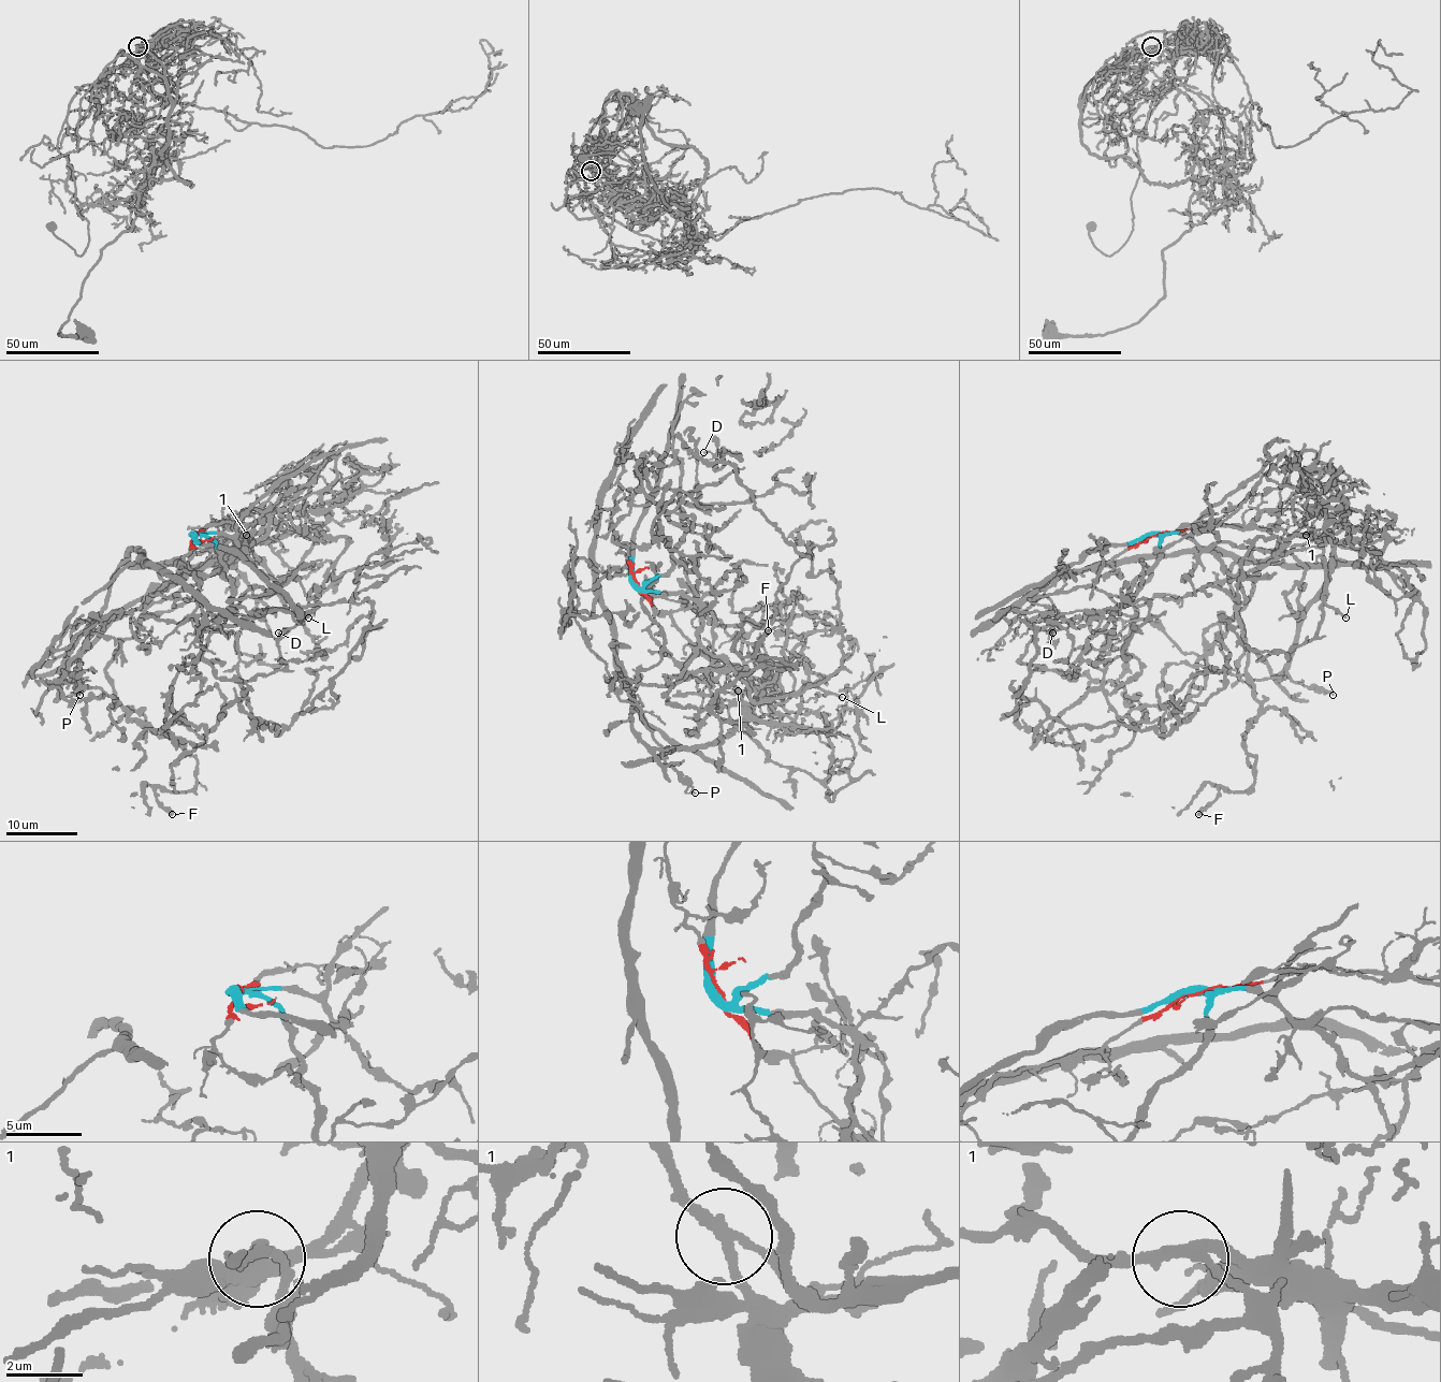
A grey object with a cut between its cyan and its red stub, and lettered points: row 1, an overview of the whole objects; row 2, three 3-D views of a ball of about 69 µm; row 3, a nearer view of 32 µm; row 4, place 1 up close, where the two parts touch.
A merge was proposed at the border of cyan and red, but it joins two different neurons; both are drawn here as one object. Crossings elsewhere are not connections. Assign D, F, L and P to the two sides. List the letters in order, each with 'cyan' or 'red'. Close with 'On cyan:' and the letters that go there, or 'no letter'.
D: cyan
F: cyan
L: cyan
P: red
On cyan: D, F, L

